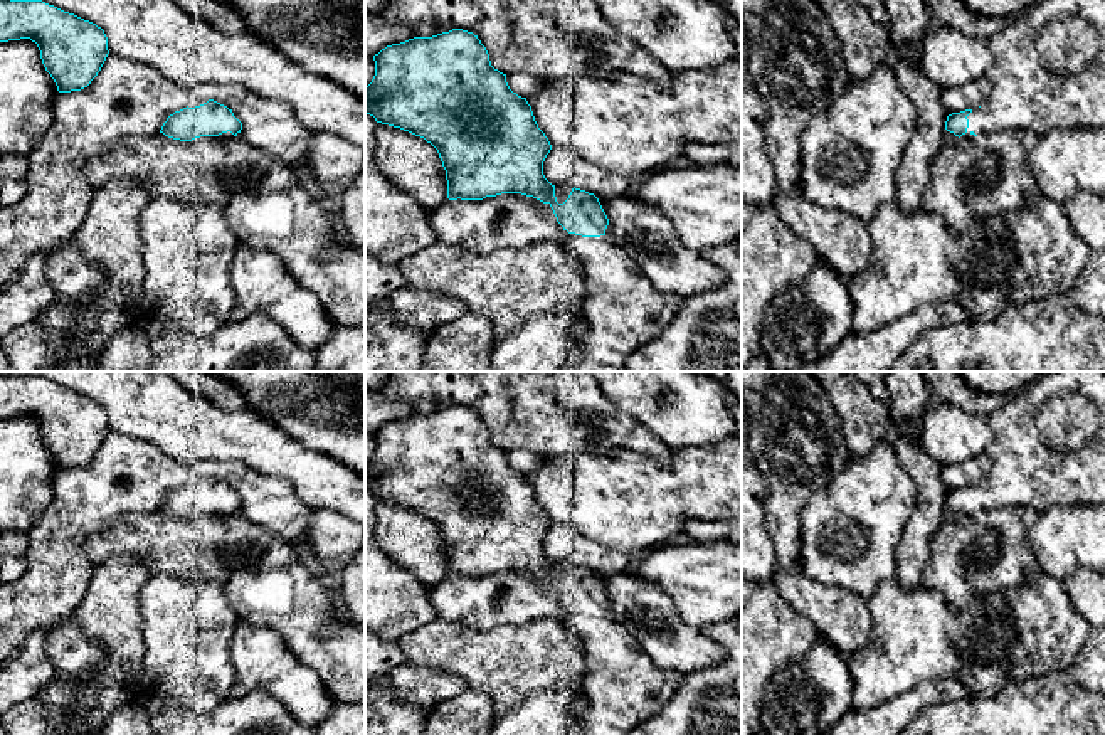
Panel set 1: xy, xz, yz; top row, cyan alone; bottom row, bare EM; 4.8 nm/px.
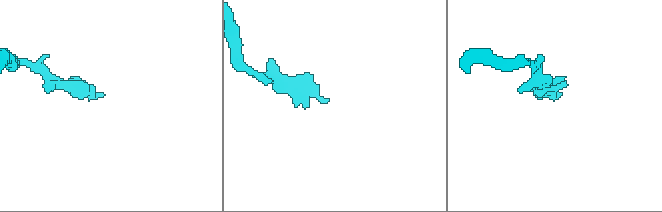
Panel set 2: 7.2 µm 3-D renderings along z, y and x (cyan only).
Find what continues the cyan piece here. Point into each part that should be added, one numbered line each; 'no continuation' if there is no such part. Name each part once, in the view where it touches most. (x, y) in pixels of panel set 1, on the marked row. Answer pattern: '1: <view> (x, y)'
1: yz (1048, 73)

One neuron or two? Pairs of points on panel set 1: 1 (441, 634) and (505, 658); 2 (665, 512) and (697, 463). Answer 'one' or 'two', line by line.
1: one
2: one

